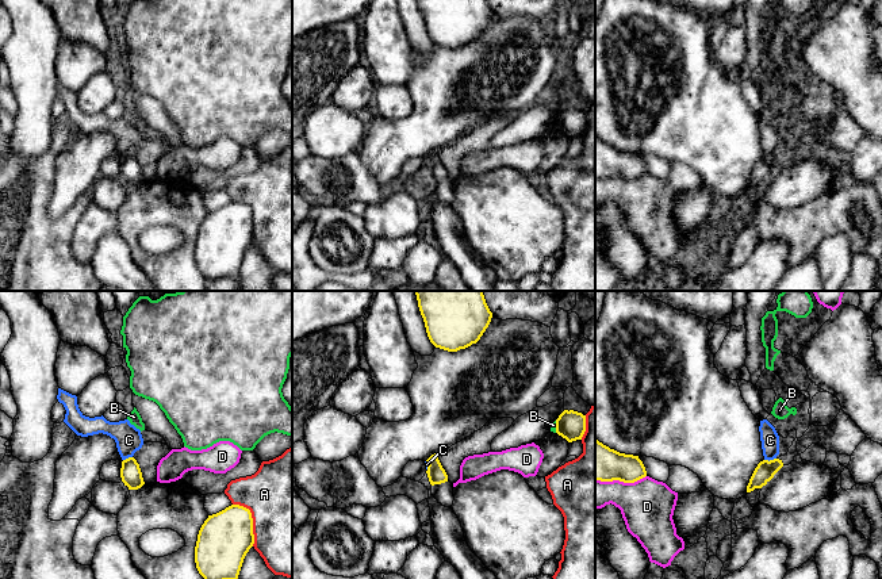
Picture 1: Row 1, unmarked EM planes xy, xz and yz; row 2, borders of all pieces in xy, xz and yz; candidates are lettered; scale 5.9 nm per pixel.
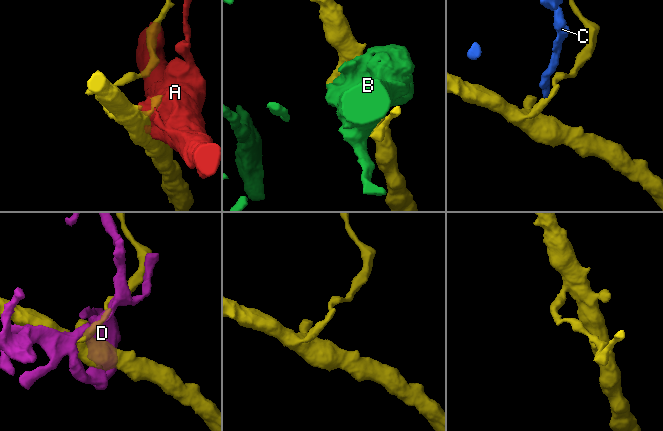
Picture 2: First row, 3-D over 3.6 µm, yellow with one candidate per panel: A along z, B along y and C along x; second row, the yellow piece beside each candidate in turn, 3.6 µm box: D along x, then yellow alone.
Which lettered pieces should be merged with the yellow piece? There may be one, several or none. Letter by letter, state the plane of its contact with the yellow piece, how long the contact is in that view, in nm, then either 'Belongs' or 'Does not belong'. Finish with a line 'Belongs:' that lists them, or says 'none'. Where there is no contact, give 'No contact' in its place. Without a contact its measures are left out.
A: Touches yellow in xy. Shared border 280 nm. Does not belong
B: Touches yellow in xz. Shared border 70 nm. Does not belong
C: Touches yellow in yz. Shared border 70 nm. Does not belong
D: Touches yellow in yz. Shared border 300 nm. Does not belong
Belongs: none

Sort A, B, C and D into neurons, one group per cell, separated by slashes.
A / B / C / D

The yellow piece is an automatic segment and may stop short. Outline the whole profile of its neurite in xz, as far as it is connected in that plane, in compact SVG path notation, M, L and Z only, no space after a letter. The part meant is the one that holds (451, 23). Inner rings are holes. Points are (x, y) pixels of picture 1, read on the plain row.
M418 0L418 4L430 39L448 49L476 41L492 15L487 0Z

